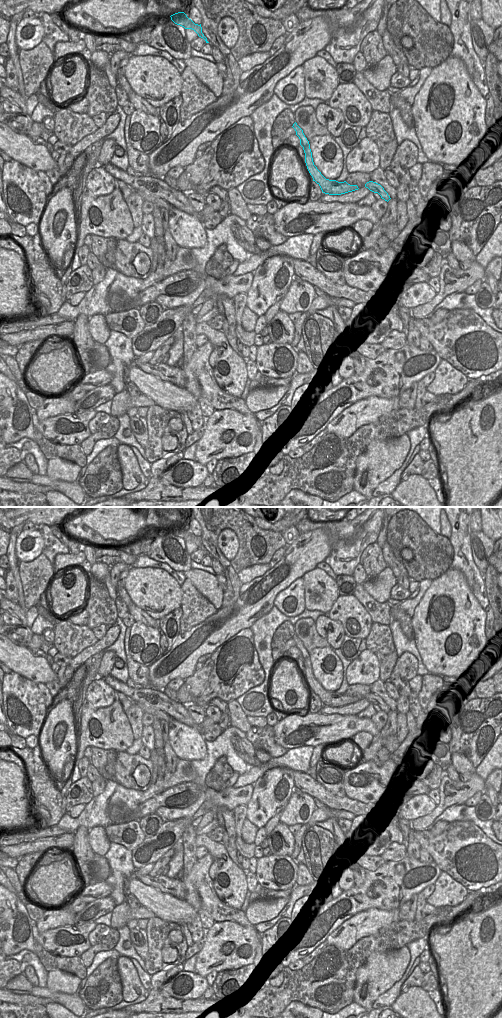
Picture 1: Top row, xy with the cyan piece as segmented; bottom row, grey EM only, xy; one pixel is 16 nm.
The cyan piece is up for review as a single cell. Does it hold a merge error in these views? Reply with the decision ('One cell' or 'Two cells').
One cell

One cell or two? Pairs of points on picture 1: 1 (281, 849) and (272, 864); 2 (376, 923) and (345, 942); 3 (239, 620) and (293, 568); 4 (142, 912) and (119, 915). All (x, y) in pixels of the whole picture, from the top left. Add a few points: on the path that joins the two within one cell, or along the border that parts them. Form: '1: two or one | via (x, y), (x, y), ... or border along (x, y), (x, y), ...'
1: two | border along (272, 854), (290, 856)
2: one | via (368, 923), (364, 923), (353, 934)
3: one | via (253, 606), (282, 581)
4: one | via (136, 914), (125, 914)

